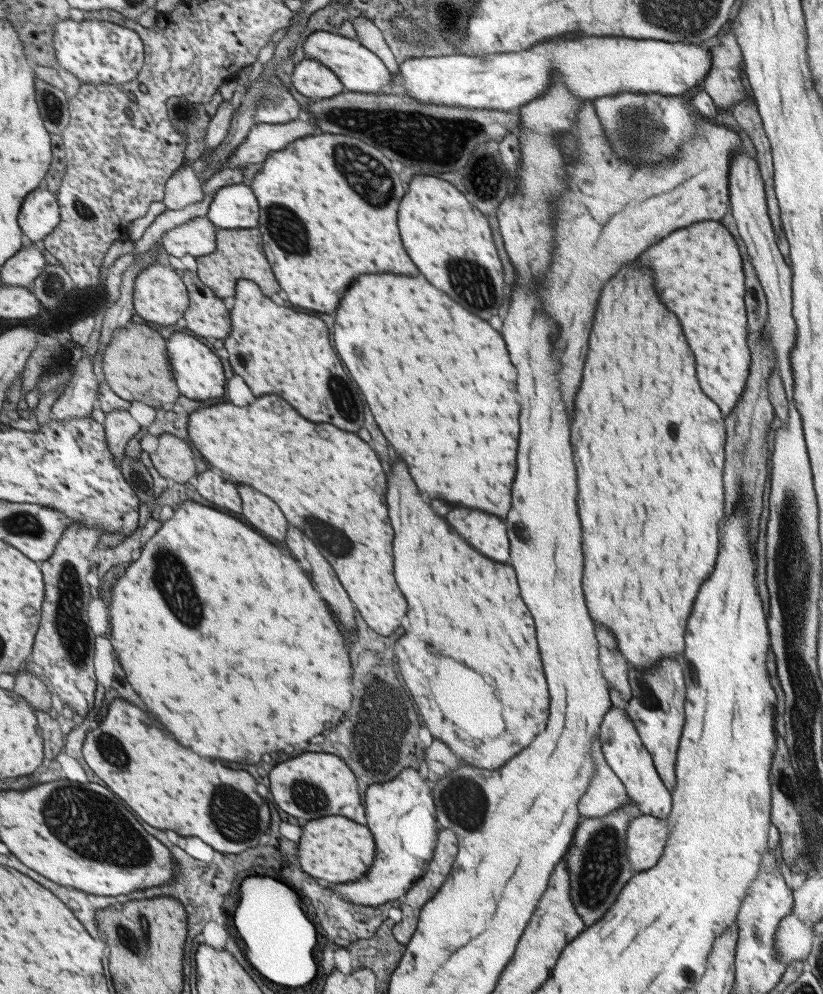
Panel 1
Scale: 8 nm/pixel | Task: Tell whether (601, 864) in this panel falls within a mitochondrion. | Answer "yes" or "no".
yes

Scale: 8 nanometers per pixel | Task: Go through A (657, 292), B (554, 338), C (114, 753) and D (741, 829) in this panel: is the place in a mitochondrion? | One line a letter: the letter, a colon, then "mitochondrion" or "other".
A: other
B: other
C: mitochondrion
D: other

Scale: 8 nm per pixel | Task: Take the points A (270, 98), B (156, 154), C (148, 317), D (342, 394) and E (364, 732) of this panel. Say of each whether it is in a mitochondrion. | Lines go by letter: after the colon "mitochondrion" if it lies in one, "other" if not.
A: mitochondrion
B: other
C: other
D: mitochondrion
E: mitochondrion

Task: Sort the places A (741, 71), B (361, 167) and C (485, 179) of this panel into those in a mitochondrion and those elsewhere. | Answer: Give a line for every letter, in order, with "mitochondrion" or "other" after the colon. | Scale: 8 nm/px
A: other
B: mitochondrion
C: mitochondrion

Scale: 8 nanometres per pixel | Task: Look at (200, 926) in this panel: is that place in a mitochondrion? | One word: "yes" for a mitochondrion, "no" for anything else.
no

